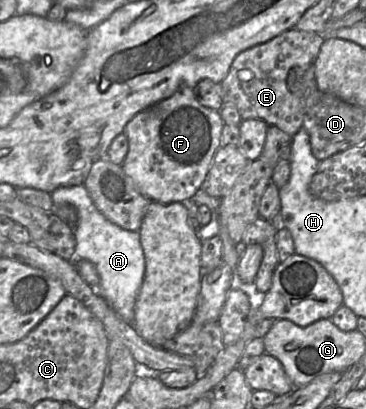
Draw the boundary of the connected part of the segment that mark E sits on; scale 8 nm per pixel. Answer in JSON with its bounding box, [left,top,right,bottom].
[220,28,324,136]

